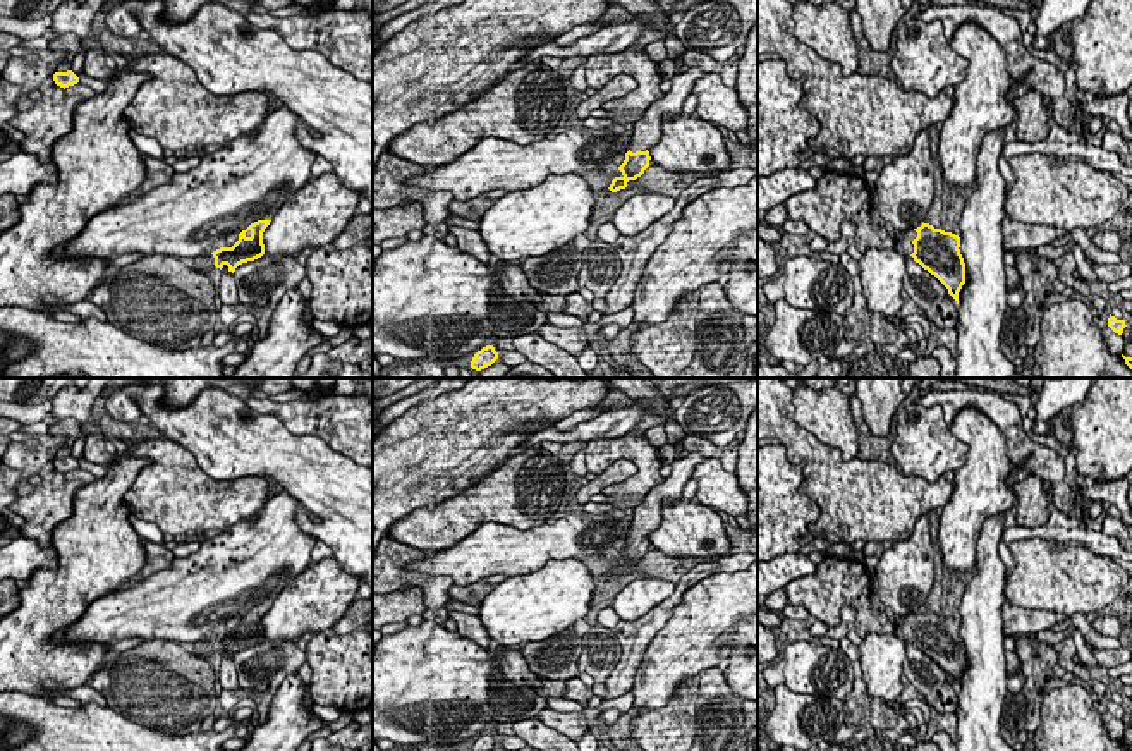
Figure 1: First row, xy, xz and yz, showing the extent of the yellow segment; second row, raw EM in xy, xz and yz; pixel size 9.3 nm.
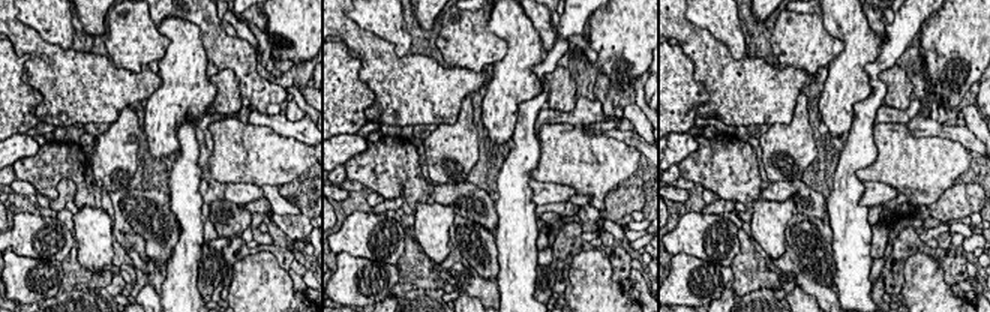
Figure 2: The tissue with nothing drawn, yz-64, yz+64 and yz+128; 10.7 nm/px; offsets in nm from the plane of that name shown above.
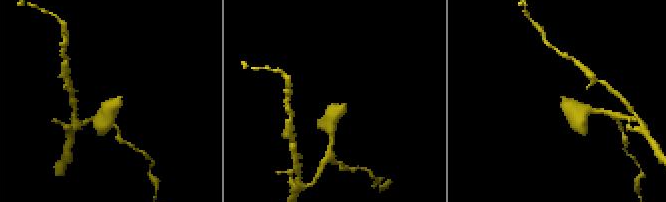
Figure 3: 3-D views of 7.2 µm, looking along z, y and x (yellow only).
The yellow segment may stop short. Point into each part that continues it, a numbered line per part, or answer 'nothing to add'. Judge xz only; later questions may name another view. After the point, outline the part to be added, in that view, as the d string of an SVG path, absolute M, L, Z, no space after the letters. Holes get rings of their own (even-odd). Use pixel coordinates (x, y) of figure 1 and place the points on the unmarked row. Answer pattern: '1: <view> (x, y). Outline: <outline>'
1: xz (646, 518). Outline: M691 452L687 457L672 462L672 474L658 486L654 486L644 500L634 509L629 534L646 536L653 533L661 522L661 500L672 502L684 498L682 490L692 478L692 471L704 457L699 452Z

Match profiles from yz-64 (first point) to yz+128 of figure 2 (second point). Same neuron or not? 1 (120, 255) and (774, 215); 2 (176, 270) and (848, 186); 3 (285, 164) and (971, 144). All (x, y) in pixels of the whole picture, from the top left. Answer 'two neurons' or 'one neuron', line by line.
1: two neurons
2: one neuron
3: two neurons

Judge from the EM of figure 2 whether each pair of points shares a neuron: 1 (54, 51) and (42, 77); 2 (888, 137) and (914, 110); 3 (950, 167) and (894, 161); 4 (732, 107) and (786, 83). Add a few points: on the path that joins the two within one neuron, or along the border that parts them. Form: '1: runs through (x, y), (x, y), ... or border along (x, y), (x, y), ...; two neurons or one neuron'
1: runs through (47, 54), (42, 59), (42, 69); one neuron
2: border along (905, 123), (875, 125); two neurons
3: runs through (936, 165), (908, 164); one neuron
4: runs through (746, 93), (773, 92); one neuron

